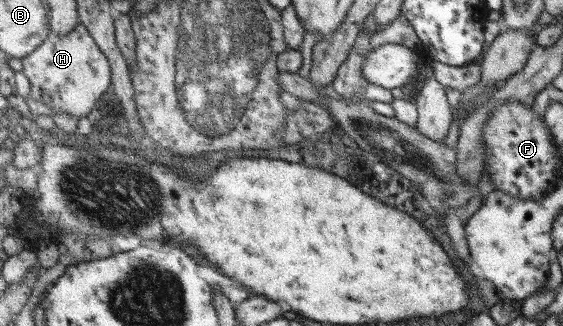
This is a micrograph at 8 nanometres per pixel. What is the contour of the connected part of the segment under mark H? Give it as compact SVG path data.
M83 23L63 36L51 32L45 43L22 60L22 72L31 80L32 90L26 100L30 111L37 115L68 113L77 119L88 116L112 85L113 69L109 57Z

